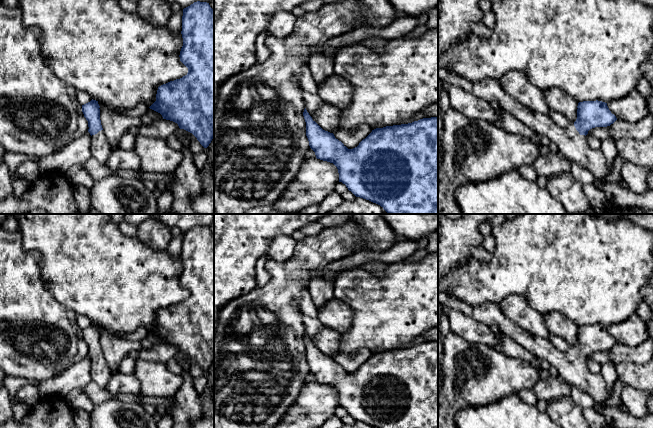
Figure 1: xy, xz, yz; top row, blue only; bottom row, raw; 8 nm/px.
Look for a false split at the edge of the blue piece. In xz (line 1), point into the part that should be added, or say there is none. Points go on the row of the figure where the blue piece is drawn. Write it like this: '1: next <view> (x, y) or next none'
1: next none

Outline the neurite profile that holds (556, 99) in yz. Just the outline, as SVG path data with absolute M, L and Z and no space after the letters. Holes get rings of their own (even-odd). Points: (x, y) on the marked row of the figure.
M556 87L546 89L543 94L550 109L566 116L570 123L574 124L577 119L578 102Z

